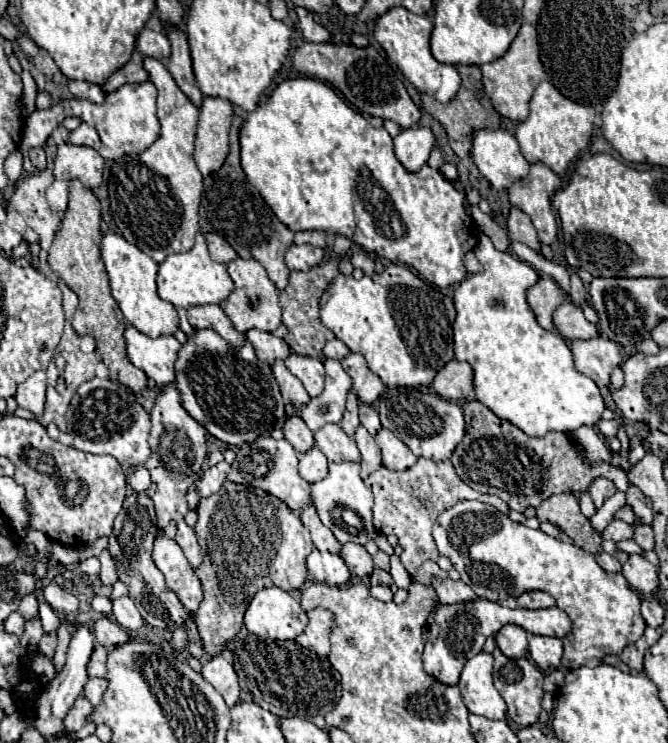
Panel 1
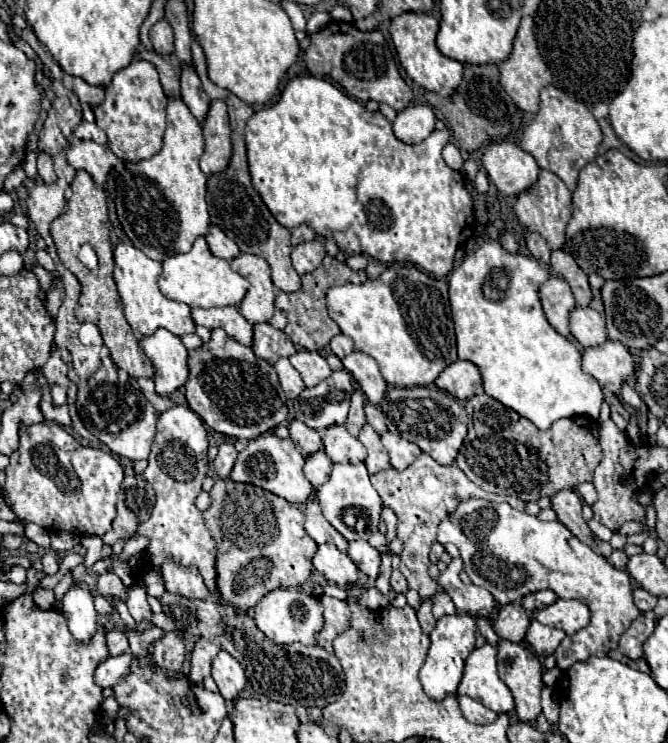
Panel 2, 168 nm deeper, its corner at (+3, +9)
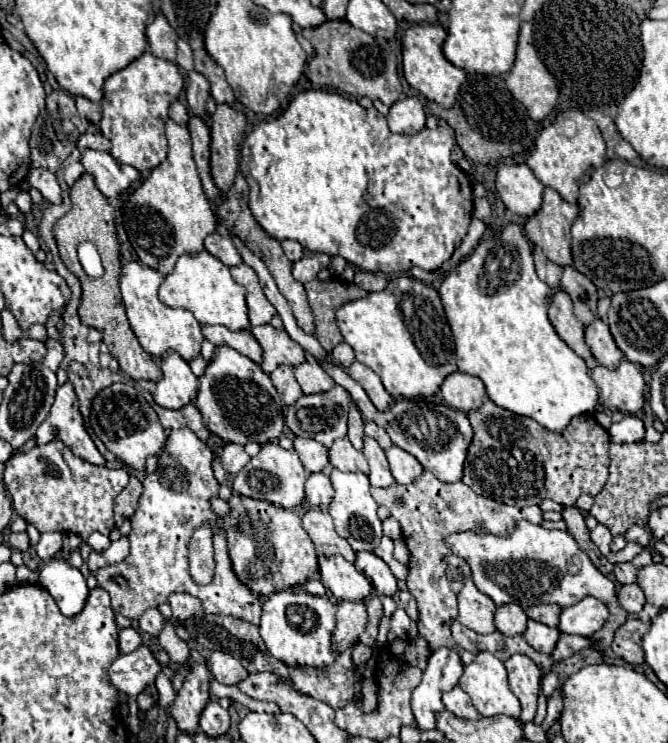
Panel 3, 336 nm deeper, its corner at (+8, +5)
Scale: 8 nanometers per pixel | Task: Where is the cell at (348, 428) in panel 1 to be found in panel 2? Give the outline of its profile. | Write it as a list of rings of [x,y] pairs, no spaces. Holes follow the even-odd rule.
[[[356,389],[352,393],[352,403],[350,403],[350,413],[346,419],[346,429],[356,437],[360,433],[360,429],[366,423],[366,415],[364,415],[364,393],[360,389]]]

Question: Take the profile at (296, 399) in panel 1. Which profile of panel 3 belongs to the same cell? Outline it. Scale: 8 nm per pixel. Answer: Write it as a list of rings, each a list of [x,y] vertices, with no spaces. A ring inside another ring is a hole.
[[[279,365],[279,369],[275,369],[269,377],[271,377],[271,381],[273,381],[275,389],[279,391],[285,405],[293,405],[303,395],[303,391],[293,375],[293,369],[289,365]]]

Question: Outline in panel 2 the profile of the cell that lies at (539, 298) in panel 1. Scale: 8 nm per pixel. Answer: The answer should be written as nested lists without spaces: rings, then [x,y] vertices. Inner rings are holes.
[[[550,277],[542,287],[540,287],[540,301],[544,307],[544,313],[550,321],[550,325],[564,335],[566,339],[572,339],[570,335],[570,313],[576,307],[574,303],[574,295],[568,287],[568,283],[562,277]]]

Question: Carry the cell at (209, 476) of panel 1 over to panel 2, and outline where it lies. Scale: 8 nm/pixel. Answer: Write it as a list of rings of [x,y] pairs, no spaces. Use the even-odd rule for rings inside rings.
[[[222,443],[222,445],[220,445],[220,451],[218,451],[218,457],[216,457],[214,463],[212,463],[216,475],[228,477],[230,471],[232,471],[232,467],[234,467],[234,463],[236,463],[236,459],[238,459],[236,447],[234,447],[232,443]]]

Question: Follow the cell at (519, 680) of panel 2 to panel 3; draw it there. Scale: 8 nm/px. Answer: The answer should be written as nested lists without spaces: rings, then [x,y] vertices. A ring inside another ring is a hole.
[[[513,655],[505,661],[509,689],[521,701],[521,723],[529,723],[537,711],[537,695],[541,685],[541,669],[527,655]]]

